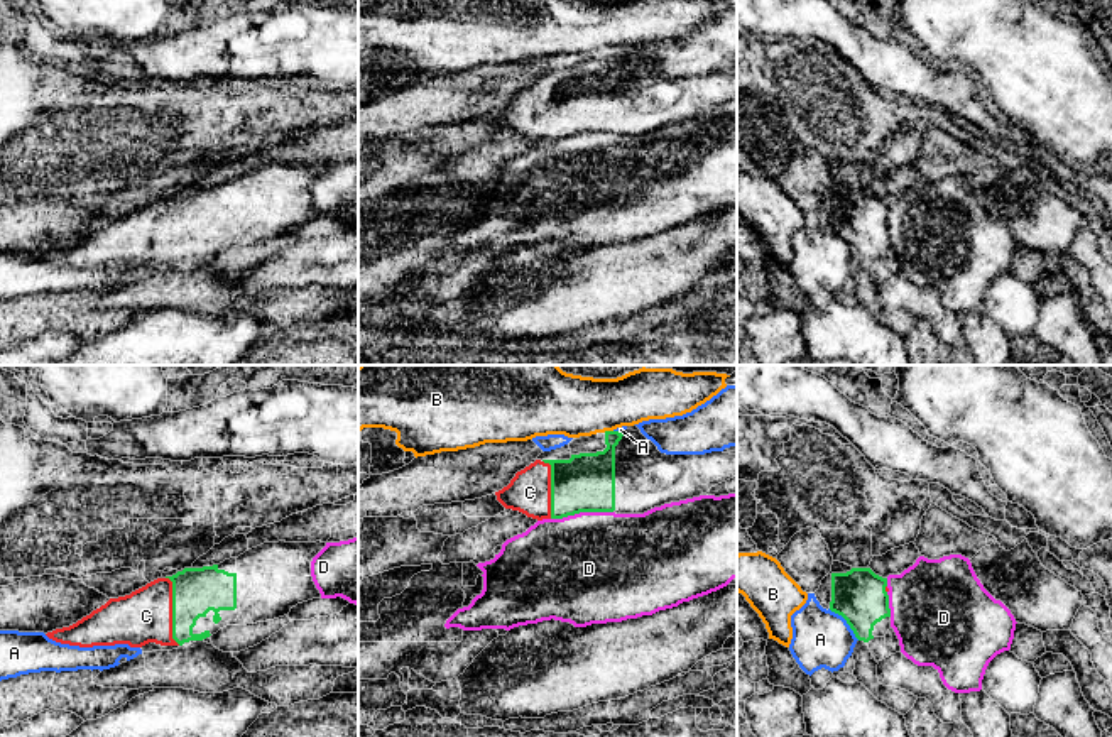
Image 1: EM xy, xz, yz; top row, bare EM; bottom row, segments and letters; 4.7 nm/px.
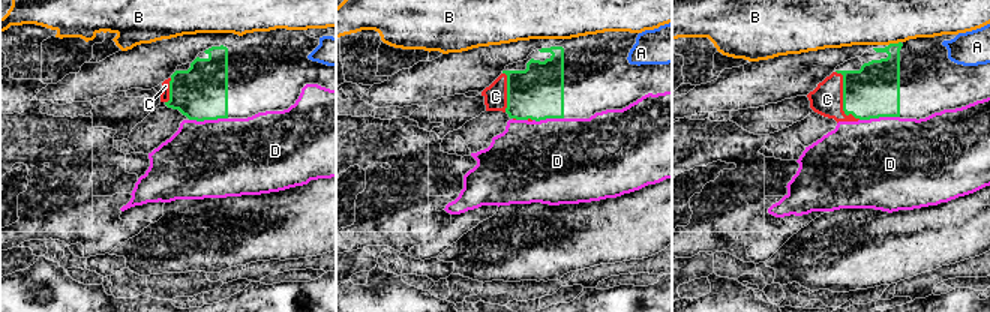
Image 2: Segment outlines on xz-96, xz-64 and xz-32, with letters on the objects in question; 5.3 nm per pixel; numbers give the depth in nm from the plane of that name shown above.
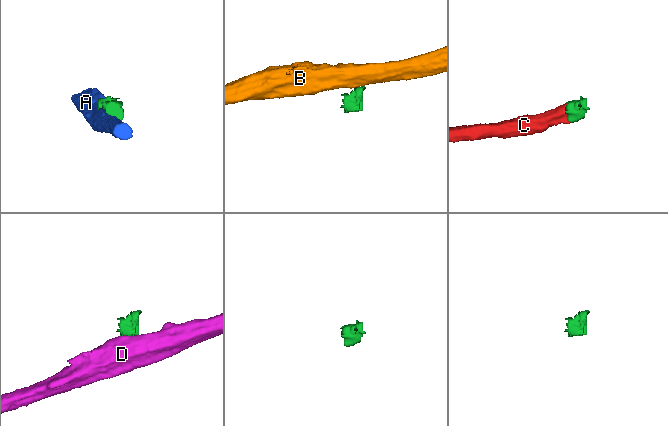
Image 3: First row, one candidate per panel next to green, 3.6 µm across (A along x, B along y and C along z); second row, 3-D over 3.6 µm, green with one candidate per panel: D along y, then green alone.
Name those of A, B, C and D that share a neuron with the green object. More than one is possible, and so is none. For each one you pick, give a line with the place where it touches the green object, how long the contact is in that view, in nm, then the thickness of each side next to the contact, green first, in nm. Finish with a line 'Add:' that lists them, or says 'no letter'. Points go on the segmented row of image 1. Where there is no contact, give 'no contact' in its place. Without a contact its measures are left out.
C: meets green in xy at (173, 611); contact 340 nm long; 220 nm thick on the green side, 260 nm on the other
Add: C

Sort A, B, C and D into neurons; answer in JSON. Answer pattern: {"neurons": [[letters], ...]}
{"neurons": [["A"], ["B"], ["C"], ["D"]]}

